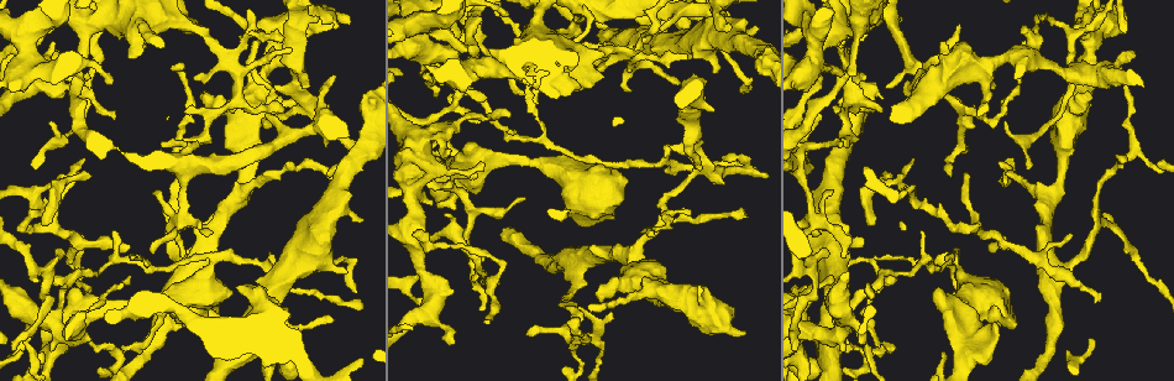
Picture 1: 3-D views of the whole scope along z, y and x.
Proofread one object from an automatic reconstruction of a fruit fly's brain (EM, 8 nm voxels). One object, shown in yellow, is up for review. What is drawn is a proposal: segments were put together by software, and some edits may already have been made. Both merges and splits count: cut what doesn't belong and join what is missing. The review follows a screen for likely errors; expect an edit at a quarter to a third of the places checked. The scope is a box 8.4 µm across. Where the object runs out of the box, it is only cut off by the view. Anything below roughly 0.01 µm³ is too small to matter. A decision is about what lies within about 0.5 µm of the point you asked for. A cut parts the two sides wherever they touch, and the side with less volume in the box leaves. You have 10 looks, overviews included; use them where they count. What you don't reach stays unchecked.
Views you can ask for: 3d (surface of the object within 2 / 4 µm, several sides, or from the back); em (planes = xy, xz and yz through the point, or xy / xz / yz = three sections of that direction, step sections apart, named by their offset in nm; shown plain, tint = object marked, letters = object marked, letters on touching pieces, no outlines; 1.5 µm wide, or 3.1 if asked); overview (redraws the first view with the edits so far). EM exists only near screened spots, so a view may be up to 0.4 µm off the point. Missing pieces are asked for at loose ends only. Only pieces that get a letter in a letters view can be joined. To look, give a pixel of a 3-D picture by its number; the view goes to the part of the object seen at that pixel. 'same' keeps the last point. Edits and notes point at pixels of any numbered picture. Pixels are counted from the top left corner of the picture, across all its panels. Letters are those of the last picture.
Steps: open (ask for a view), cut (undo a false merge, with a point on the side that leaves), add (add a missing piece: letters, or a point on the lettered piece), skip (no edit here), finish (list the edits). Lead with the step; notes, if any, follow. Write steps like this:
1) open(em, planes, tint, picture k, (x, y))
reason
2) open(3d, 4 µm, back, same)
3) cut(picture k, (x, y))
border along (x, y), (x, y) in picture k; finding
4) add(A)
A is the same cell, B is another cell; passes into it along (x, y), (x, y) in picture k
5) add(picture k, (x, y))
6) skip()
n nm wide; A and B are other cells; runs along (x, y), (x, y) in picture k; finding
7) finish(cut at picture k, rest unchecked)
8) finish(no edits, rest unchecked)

open(em, planes, letters, picture 1, (54, 283))
thin end

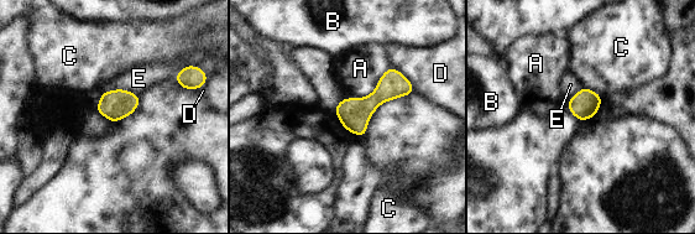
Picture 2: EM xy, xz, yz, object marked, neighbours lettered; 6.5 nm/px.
skip()
190 nm wide; A touches over 360 nm; A, B, C, D and E are other cells; none of them fits

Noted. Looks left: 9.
open(3d, 4 µm, picture 1, (508, 116))
an open end

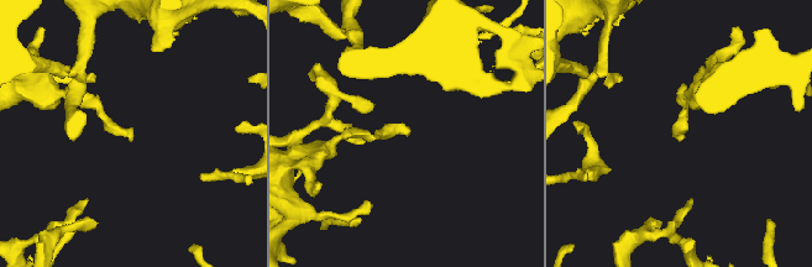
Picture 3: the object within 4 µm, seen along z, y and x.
open(em, yz, step 8, letters, picture 3, (680, 138))
shape alone is not enough

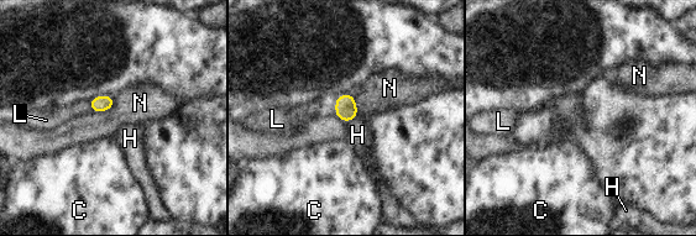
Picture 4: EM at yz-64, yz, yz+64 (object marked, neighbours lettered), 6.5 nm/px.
open(em, planes, letters, same)

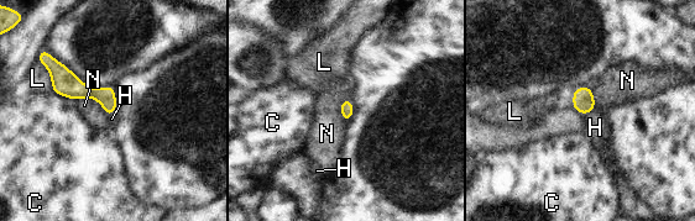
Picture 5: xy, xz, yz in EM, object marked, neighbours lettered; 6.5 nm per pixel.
add(H)
90 nm wide; H is the same cell, C, L and N are other cells; the neuron continues

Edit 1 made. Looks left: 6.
open(overview)

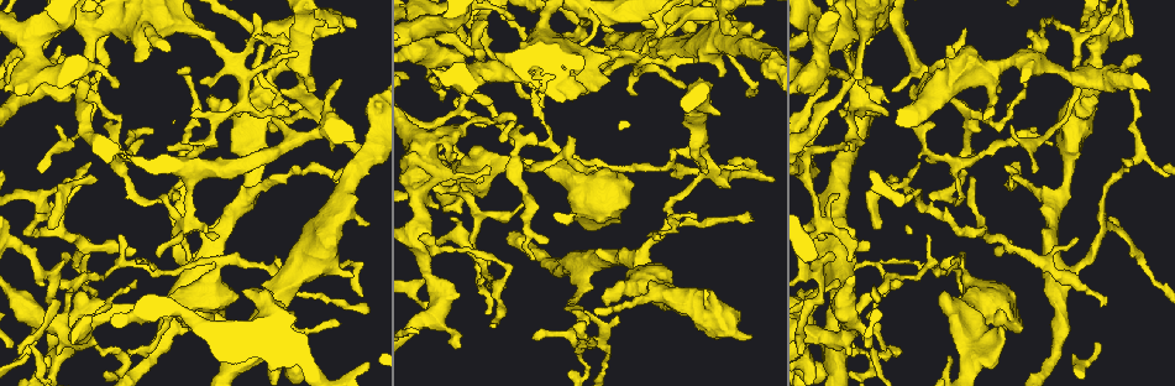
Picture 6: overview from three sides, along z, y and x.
open(em, planes, letters, picture 6, (971, 179))
free end

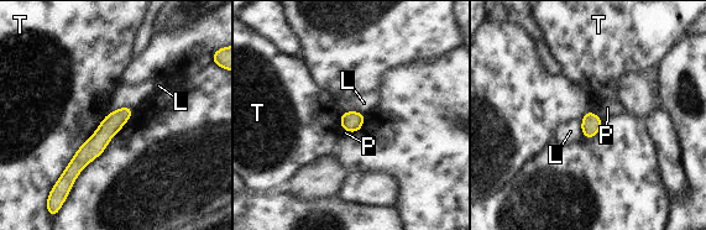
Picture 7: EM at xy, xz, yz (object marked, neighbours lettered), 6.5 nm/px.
skip()
L, P and T are other cells; border along (344, 110), (359, 110), (364, 114) in picture 7; none of them fits

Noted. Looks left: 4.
open(3d, 4 µm, picture 6, (1103, 230))

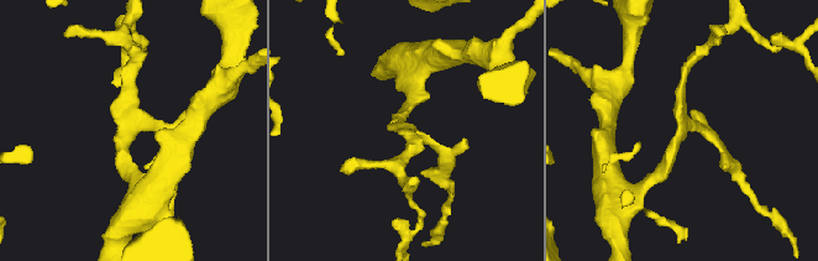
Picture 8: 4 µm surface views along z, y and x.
open(em, xy, step 8, tint, picture 8, (684, 133))
need the tissue

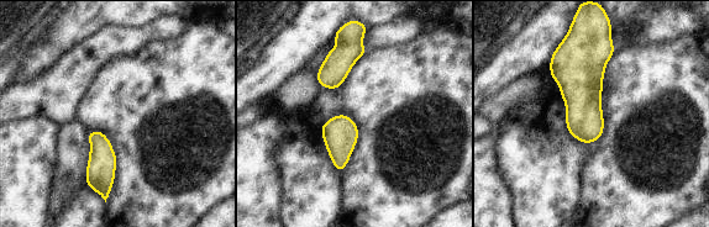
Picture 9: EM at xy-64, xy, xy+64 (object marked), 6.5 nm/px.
open(em, planes, letters, same)

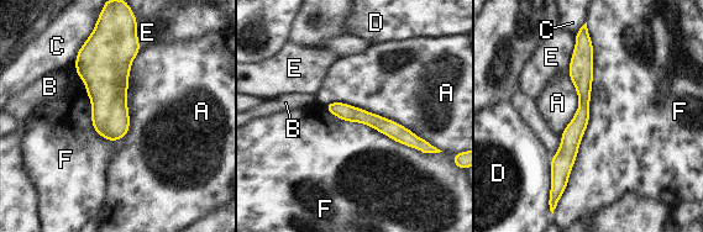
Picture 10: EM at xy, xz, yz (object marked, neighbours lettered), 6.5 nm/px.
skip()
F touches over 1050 nm; A, B, C, D, E and F are other cells; runs along (585, 46), (583, 112), (564, 180) in picture 10; continuous, no second neuron

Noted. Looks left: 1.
open(em, planes, letters, picture 6, (310, 92))
free end

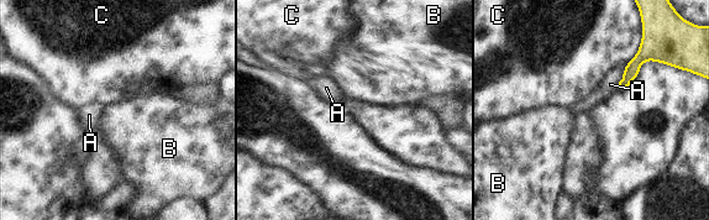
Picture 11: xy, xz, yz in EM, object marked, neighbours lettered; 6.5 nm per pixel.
skip()
A, B and C are other cells; no lettered piece goes on from it

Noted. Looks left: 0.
finish(add at picture 5, rest unchecked)

